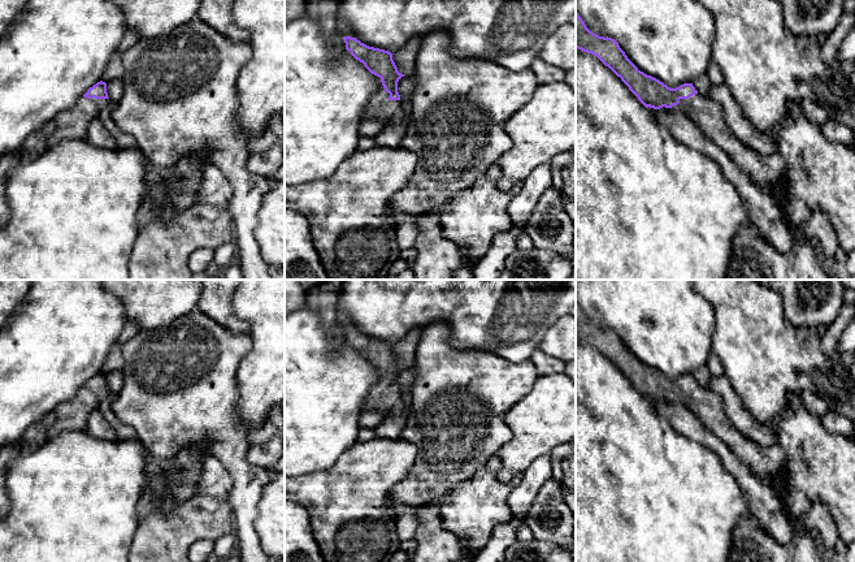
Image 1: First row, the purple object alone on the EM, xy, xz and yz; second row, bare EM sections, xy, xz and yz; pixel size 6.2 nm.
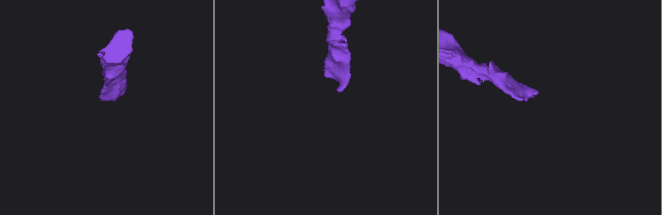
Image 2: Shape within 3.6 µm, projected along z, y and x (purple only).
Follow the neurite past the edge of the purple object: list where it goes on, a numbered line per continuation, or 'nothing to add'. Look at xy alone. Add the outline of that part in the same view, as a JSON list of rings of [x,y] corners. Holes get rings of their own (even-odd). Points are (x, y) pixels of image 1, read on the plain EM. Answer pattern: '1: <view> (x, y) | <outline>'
nothing to add

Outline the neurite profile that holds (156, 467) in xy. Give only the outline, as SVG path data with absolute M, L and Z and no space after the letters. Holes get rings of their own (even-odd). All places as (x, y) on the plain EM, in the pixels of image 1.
M151 457L147 459L147 480L152 480L156 477L164 477L165 471L170 467L173 467L173 461L170 459L159 459L155 457Z

